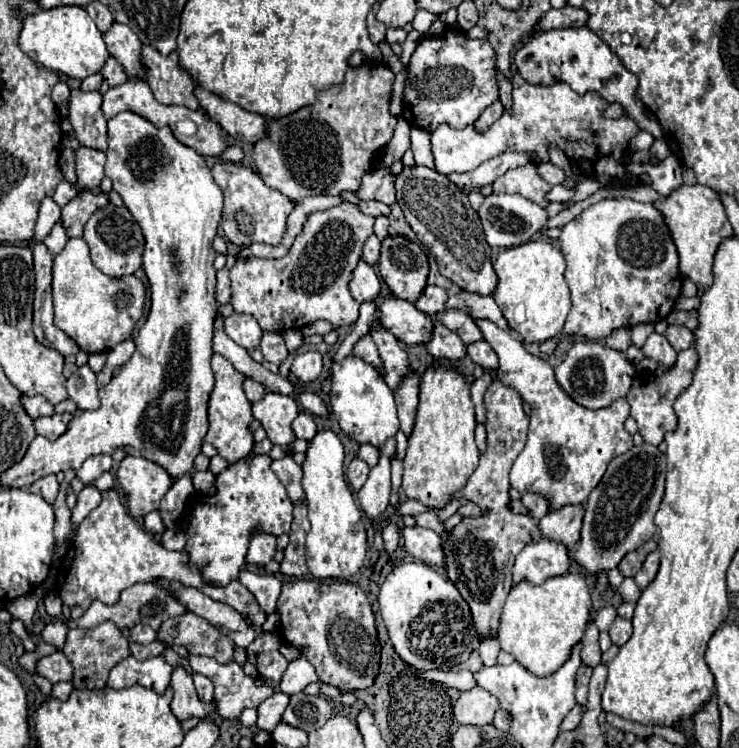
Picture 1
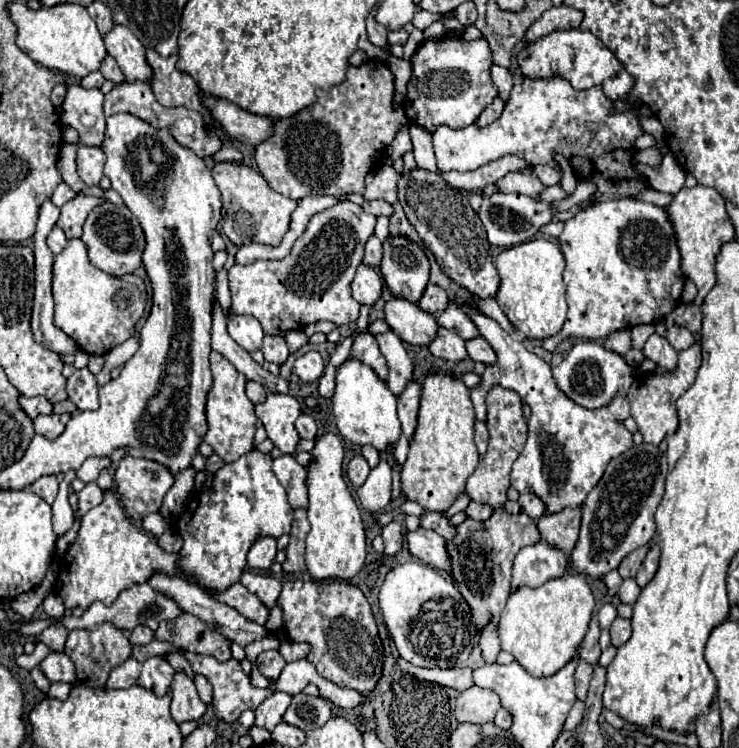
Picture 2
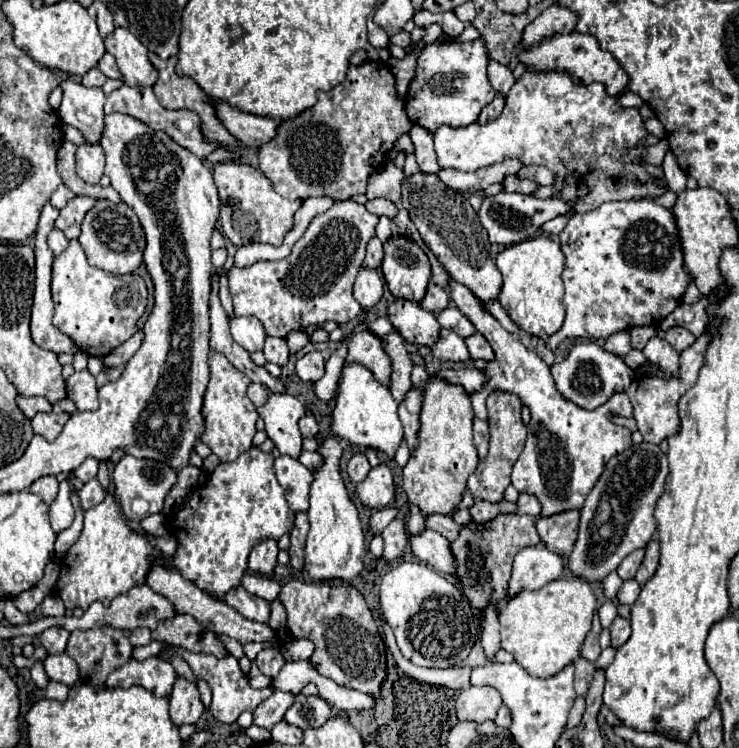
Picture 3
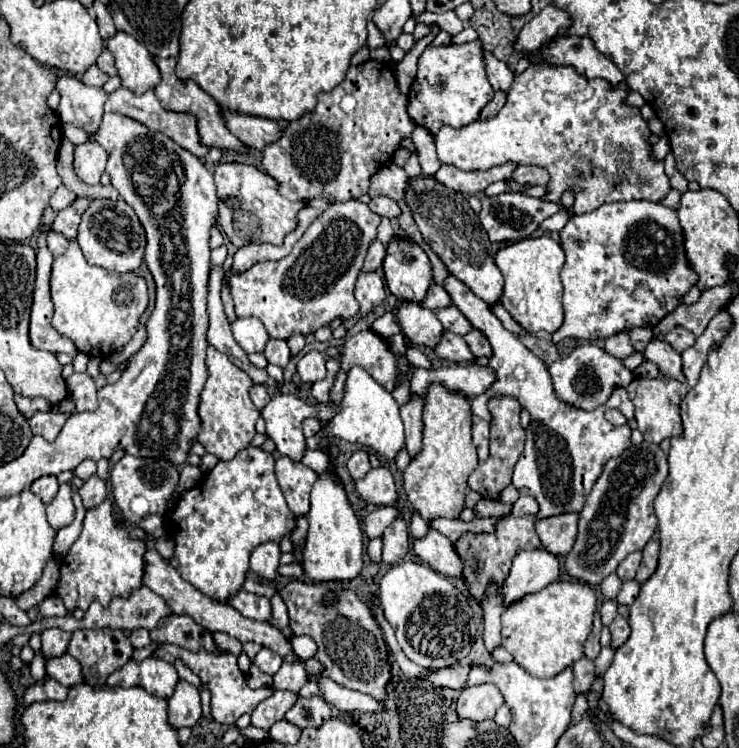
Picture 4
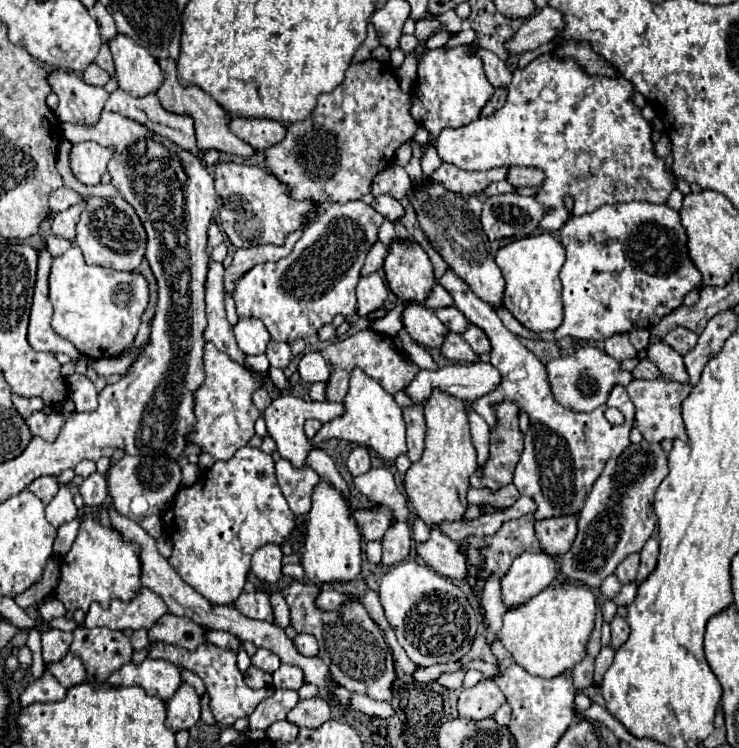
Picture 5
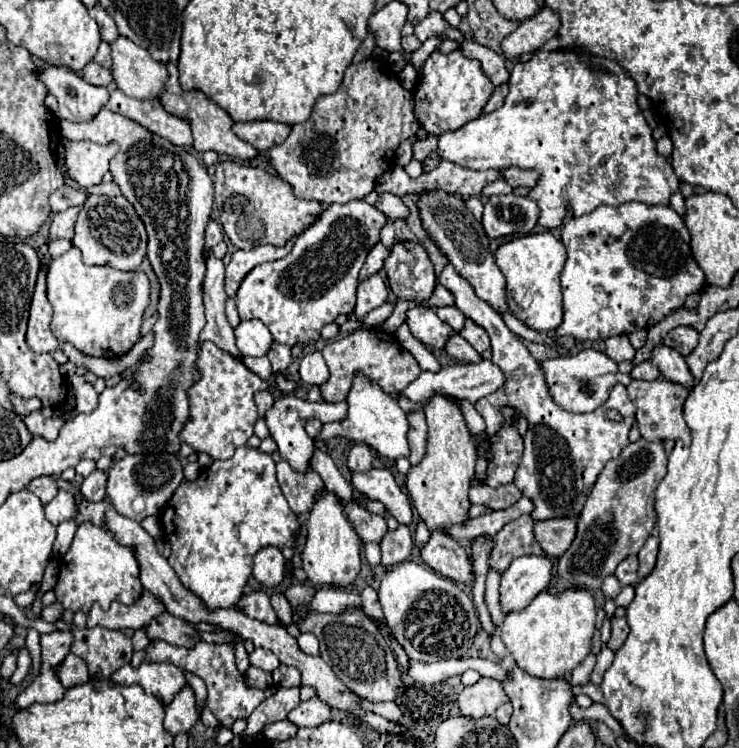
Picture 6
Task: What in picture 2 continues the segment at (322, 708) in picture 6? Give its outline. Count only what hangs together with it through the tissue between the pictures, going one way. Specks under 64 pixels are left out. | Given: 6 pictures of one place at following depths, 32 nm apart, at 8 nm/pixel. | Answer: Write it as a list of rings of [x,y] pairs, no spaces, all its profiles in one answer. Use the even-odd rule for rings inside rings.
[[[304,692],[292,696],[292,702],[284,714],[284,722],[304,732],[316,730],[332,716],[332,704],[322,696],[308,696]]]

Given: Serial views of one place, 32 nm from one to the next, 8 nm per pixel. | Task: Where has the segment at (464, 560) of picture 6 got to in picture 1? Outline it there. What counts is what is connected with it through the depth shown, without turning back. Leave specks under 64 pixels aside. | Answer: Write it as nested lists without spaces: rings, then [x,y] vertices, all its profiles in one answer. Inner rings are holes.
[[[404,526],[400,530],[404,540],[404,550],[412,554],[414,558],[422,560],[430,566],[442,566],[444,554],[442,554],[442,538],[426,528],[420,526]]]

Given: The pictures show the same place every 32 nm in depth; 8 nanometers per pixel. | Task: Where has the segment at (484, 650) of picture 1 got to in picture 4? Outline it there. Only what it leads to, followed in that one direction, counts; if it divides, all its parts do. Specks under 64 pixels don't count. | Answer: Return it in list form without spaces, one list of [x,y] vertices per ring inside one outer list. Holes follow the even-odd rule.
[[[490,586],[486,590],[486,598],[482,600],[484,610],[484,646],[492,654],[500,644],[500,614],[502,614],[502,602],[496,586]]]

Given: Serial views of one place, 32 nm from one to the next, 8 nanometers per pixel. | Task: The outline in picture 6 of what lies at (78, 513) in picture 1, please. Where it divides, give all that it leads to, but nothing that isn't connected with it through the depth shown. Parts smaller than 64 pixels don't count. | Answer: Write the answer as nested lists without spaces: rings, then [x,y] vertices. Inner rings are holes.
[[[94,470],[80,486],[86,502],[102,502],[106,498],[106,472]]]

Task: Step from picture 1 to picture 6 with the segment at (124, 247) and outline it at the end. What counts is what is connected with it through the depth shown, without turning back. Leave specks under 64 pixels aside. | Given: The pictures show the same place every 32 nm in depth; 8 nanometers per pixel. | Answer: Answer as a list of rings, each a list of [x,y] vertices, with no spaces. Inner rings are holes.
[[[90,194],[76,222],[74,246],[82,250],[84,264],[88,266],[110,266],[116,270],[136,270],[146,256],[146,230],[136,210],[124,196],[94,196]]]

